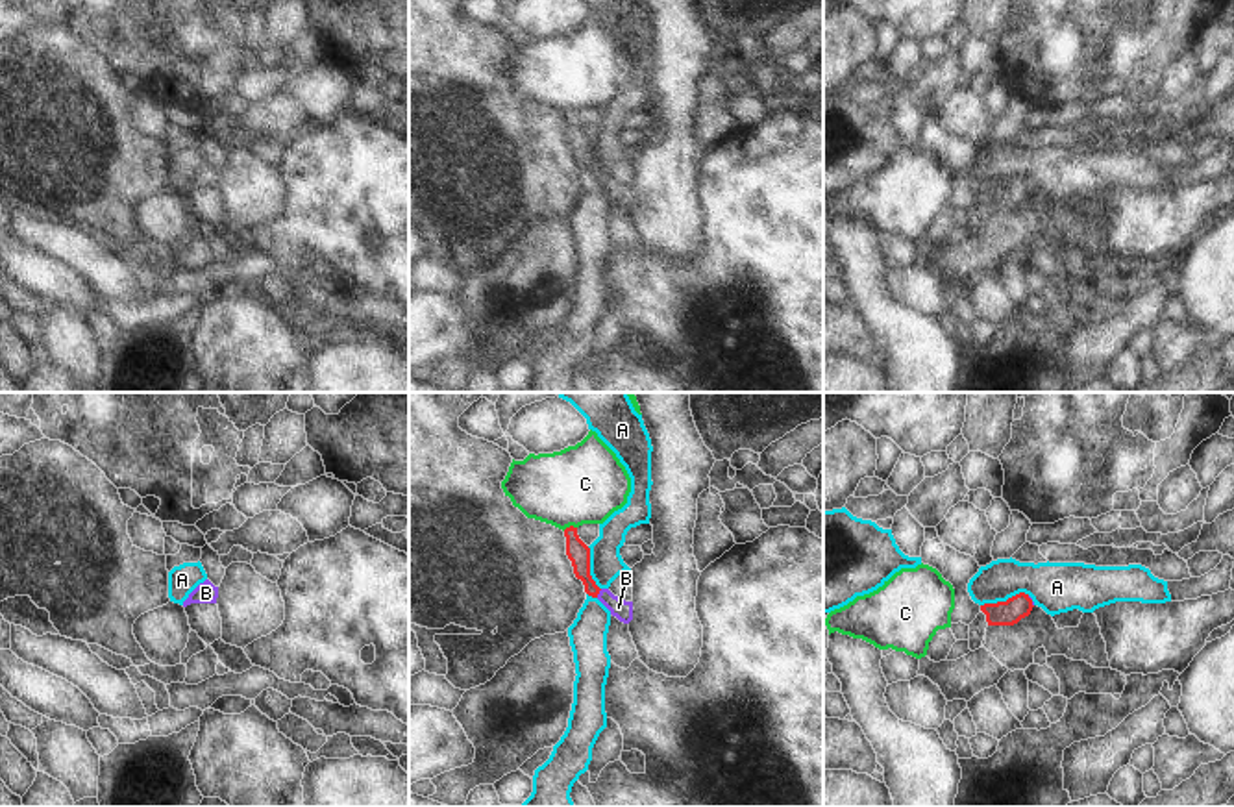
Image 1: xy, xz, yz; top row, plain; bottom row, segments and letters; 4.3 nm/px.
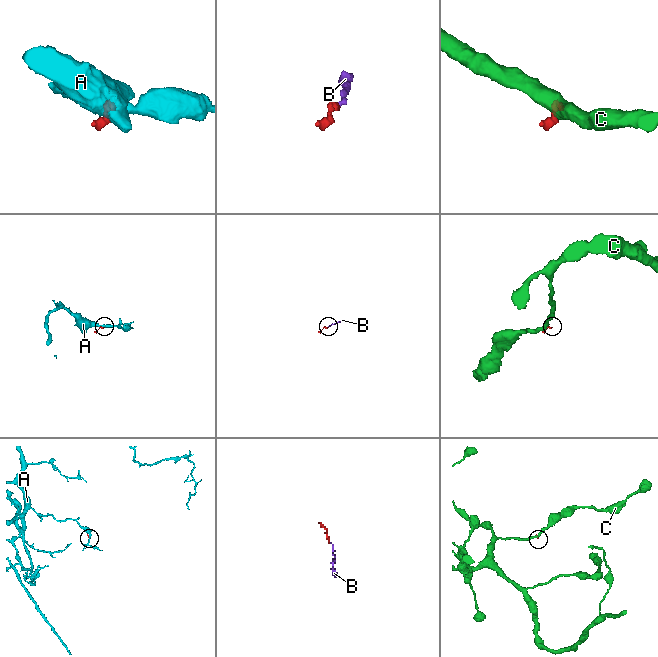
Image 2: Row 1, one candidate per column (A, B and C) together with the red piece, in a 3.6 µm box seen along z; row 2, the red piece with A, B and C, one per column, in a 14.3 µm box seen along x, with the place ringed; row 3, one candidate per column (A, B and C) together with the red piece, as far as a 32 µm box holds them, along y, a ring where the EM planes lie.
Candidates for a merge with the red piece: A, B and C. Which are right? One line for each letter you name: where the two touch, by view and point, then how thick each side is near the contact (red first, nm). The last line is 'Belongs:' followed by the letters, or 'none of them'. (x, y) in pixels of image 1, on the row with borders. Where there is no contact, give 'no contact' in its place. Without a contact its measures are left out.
B: meets red in xz at (598, 593); 100 nm thick on the red side, 90 nm on the other
Belongs: B

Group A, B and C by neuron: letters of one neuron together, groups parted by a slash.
A / B / C

